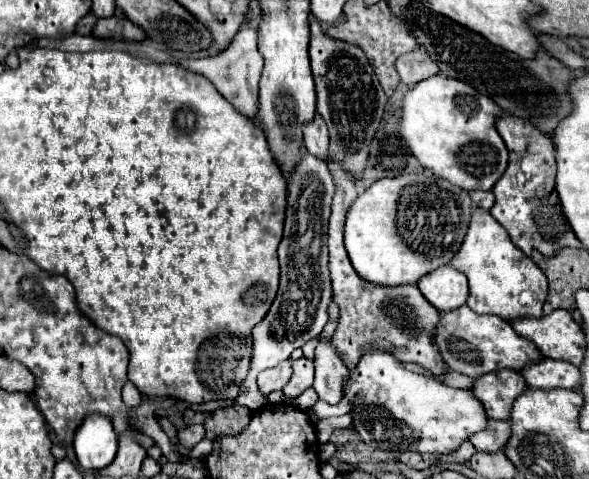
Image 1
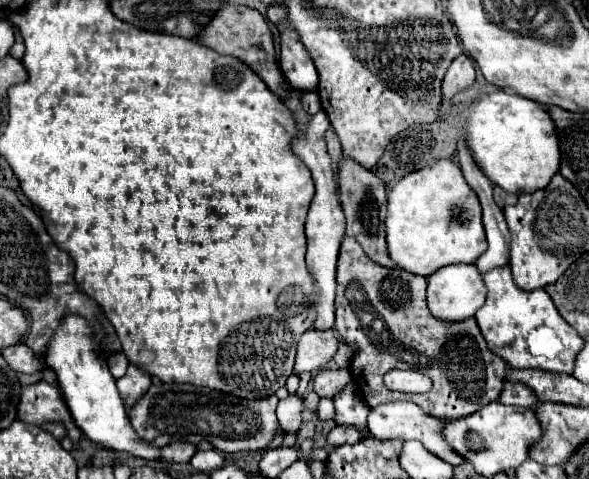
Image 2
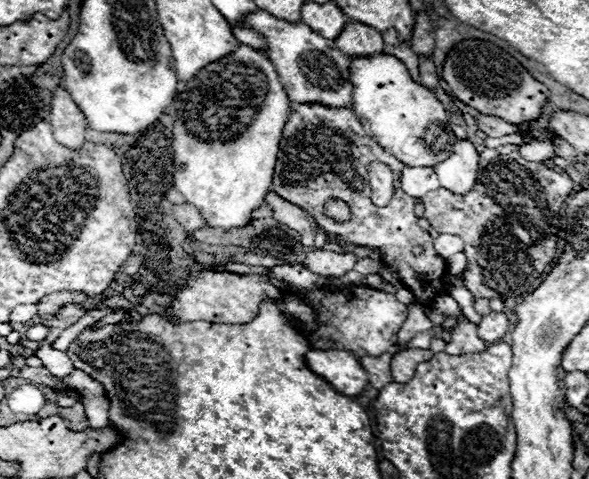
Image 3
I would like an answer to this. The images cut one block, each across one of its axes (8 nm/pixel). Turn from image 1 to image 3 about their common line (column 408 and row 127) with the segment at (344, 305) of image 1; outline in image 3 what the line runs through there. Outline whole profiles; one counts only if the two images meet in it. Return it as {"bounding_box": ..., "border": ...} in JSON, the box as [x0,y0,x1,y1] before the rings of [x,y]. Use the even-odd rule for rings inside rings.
{"bounding_box":[272,104,446,306],"border":[[[294,104],[280,142],[272,190],[278,192],[284,200],[298,204],[308,214],[312,214],[318,228],[326,232],[326,238],[340,236],[340,244],[380,248],[382,262],[398,272],[404,288],[408,288],[414,294],[414,302],[432,306],[434,298],[440,292],[444,292],[442,280],[446,276],[446,258],[442,258],[434,250],[432,238],[416,222],[416,198],[410,198],[400,188],[402,166],[404,164],[392,154],[388,154],[382,146],[378,146],[378,142],[372,136],[366,136],[354,110],[332,110],[322,104]],[[374,160],[390,166],[394,172],[394,196],[388,206],[376,206],[370,200],[366,166]],[[328,198],[340,198],[348,202],[348,206],[354,212],[348,224],[340,226],[322,214],[322,206]],[[412,246],[424,246],[426,252],[422,256],[414,256],[410,252]]]}

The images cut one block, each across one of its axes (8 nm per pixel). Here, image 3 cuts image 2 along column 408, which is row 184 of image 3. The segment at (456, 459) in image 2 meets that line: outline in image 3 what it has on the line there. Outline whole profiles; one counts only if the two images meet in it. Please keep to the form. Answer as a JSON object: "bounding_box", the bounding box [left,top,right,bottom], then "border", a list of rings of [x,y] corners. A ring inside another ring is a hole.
{"bounding_box":[400,166,440,198],"border":[[[404,166],[400,182],[402,182],[402,190],[406,194],[414,196],[414,198],[422,198],[424,194],[440,188],[440,182],[438,182],[438,176],[436,176],[434,168],[410,168],[410,166]]]}

